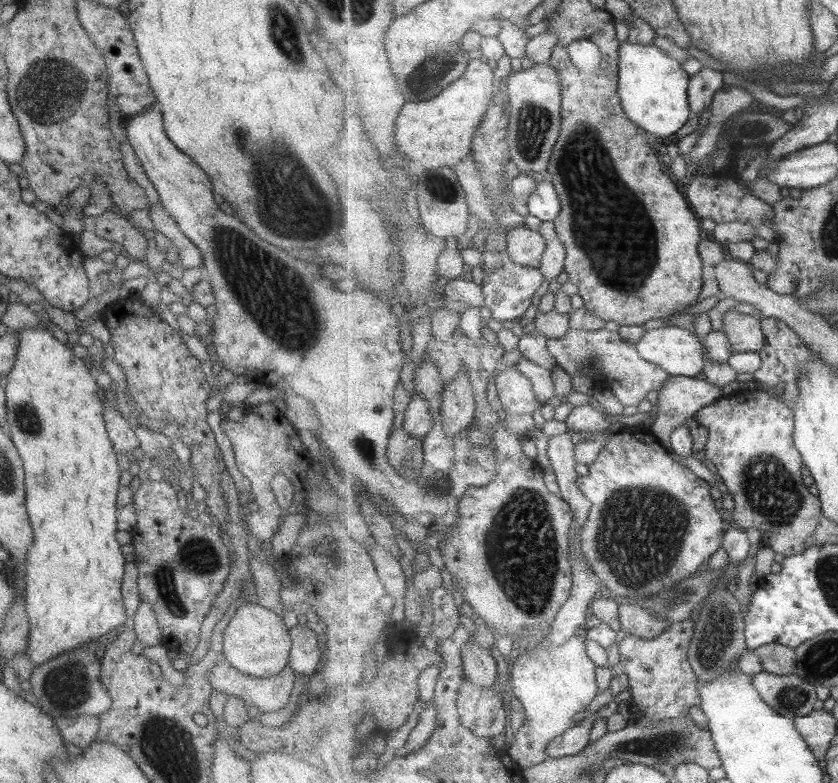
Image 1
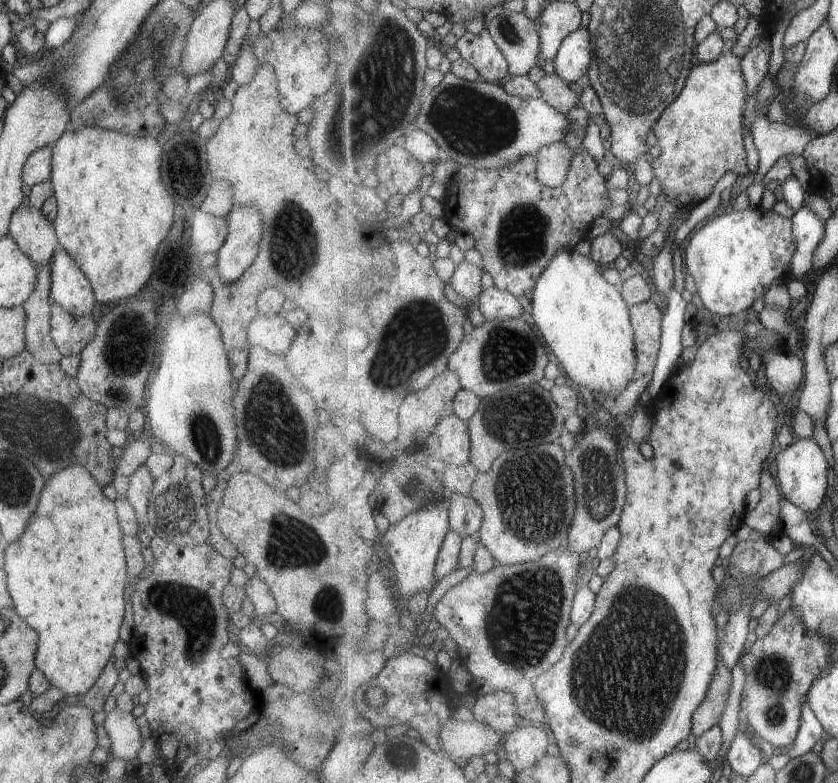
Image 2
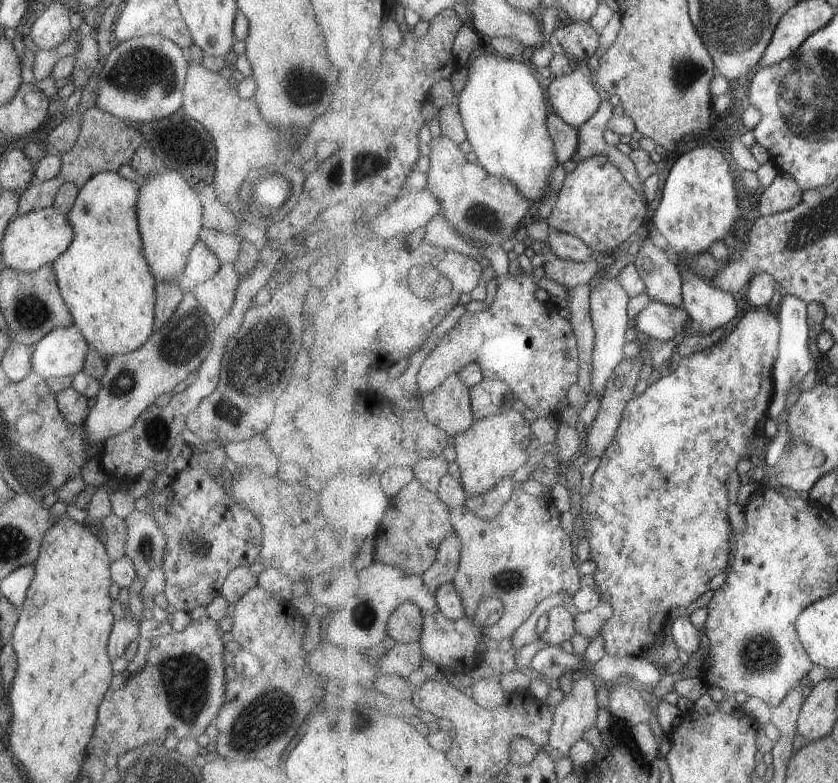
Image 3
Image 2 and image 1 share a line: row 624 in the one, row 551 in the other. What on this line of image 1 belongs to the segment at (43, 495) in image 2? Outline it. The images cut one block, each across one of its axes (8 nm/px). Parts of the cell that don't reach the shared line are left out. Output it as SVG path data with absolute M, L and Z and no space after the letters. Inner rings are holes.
M23 327L16 331L16 353L14 356L13 366L5 375L3 380L3 389L5 392L5 431L9 434L9 439L17 448L17 453L21 462L23 462L23 470L25 470L25 506L27 506L27 518L31 522L31 530L33 543L28 548L25 563L24 581L27 586L25 588L24 601L25 610L30 622L28 630L28 641L25 654L31 659L35 665L45 662L49 657L53 658L62 652L71 650L72 648L81 646L83 643L97 642L100 647L103 640L108 637L109 632L118 630L122 626L127 625L128 621L124 615L123 605L121 602L121 593L119 586L121 577L123 576L123 566L126 563L119 550L119 544L115 539L116 515L118 507L115 502L115 494L117 494L119 485L119 466L117 465L111 442L107 438L103 421L103 408L101 406L101 397L97 396L97 384L92 369L87 368L79 357L75 357L71 353L71 349L53 337L51 331L43 327Z

